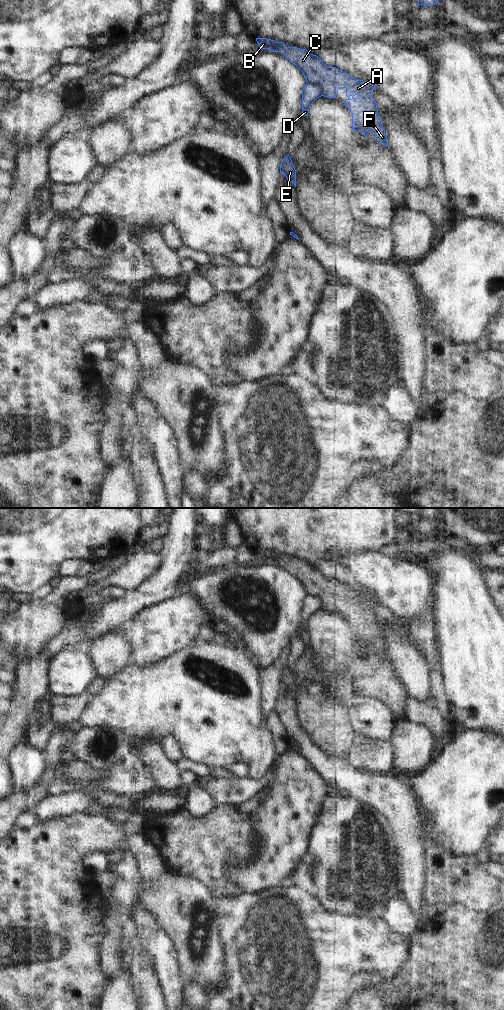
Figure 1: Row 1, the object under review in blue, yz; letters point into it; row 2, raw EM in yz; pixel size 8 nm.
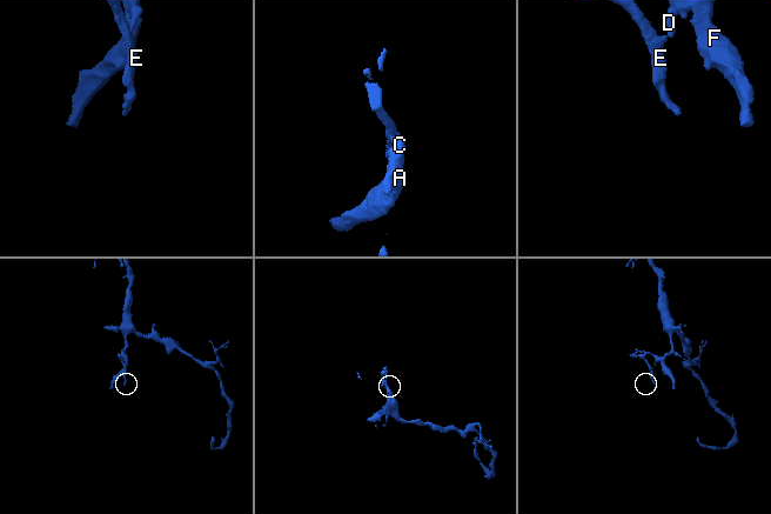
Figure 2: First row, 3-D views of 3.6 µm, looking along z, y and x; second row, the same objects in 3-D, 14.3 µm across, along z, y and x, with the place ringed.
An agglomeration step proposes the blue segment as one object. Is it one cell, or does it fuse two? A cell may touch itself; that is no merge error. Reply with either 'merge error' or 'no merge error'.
merge error

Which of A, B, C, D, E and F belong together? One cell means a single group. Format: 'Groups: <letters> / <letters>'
Groups: A B C F / D E

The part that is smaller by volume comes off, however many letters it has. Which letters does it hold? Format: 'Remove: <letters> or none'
Remove: D, E

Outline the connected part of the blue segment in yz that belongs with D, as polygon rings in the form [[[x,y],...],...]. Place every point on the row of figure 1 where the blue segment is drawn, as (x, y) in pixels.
[[[306,83],[302,90],[302,113],[308,116],[310,105],[322,96],[322,87],[317,83]]]

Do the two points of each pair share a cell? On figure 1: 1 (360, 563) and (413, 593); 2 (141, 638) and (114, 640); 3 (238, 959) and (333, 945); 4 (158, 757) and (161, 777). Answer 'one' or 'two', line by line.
1: one
2: two
3: one
4: one

